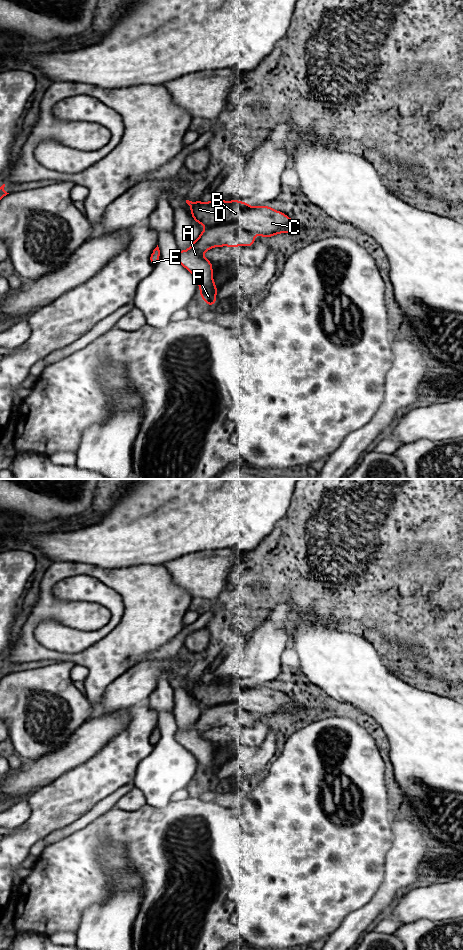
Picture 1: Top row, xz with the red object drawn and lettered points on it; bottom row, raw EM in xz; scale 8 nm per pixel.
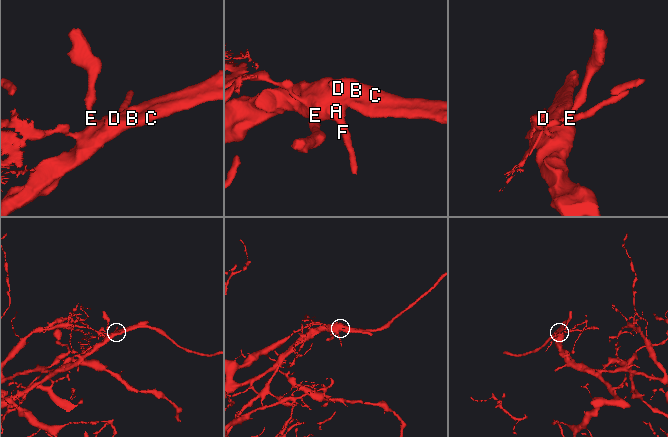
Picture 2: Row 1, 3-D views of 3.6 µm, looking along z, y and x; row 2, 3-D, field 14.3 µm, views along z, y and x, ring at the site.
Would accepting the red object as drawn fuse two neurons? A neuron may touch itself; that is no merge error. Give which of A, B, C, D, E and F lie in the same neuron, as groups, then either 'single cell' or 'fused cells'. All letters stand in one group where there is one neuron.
A F / B C D E | fused cells

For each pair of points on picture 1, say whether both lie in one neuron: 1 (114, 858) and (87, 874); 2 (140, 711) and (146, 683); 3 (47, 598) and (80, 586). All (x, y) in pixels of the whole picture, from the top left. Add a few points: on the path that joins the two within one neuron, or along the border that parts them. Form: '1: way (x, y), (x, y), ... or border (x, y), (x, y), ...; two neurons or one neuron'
1: border (102, 842), (99, 860), (115, 885); two neurons
2: border (147, 699), (133, 704), (128, 709); two neurons
3: border (67, 577), (59, 580), (54, 585), (52, 595); two neurons

